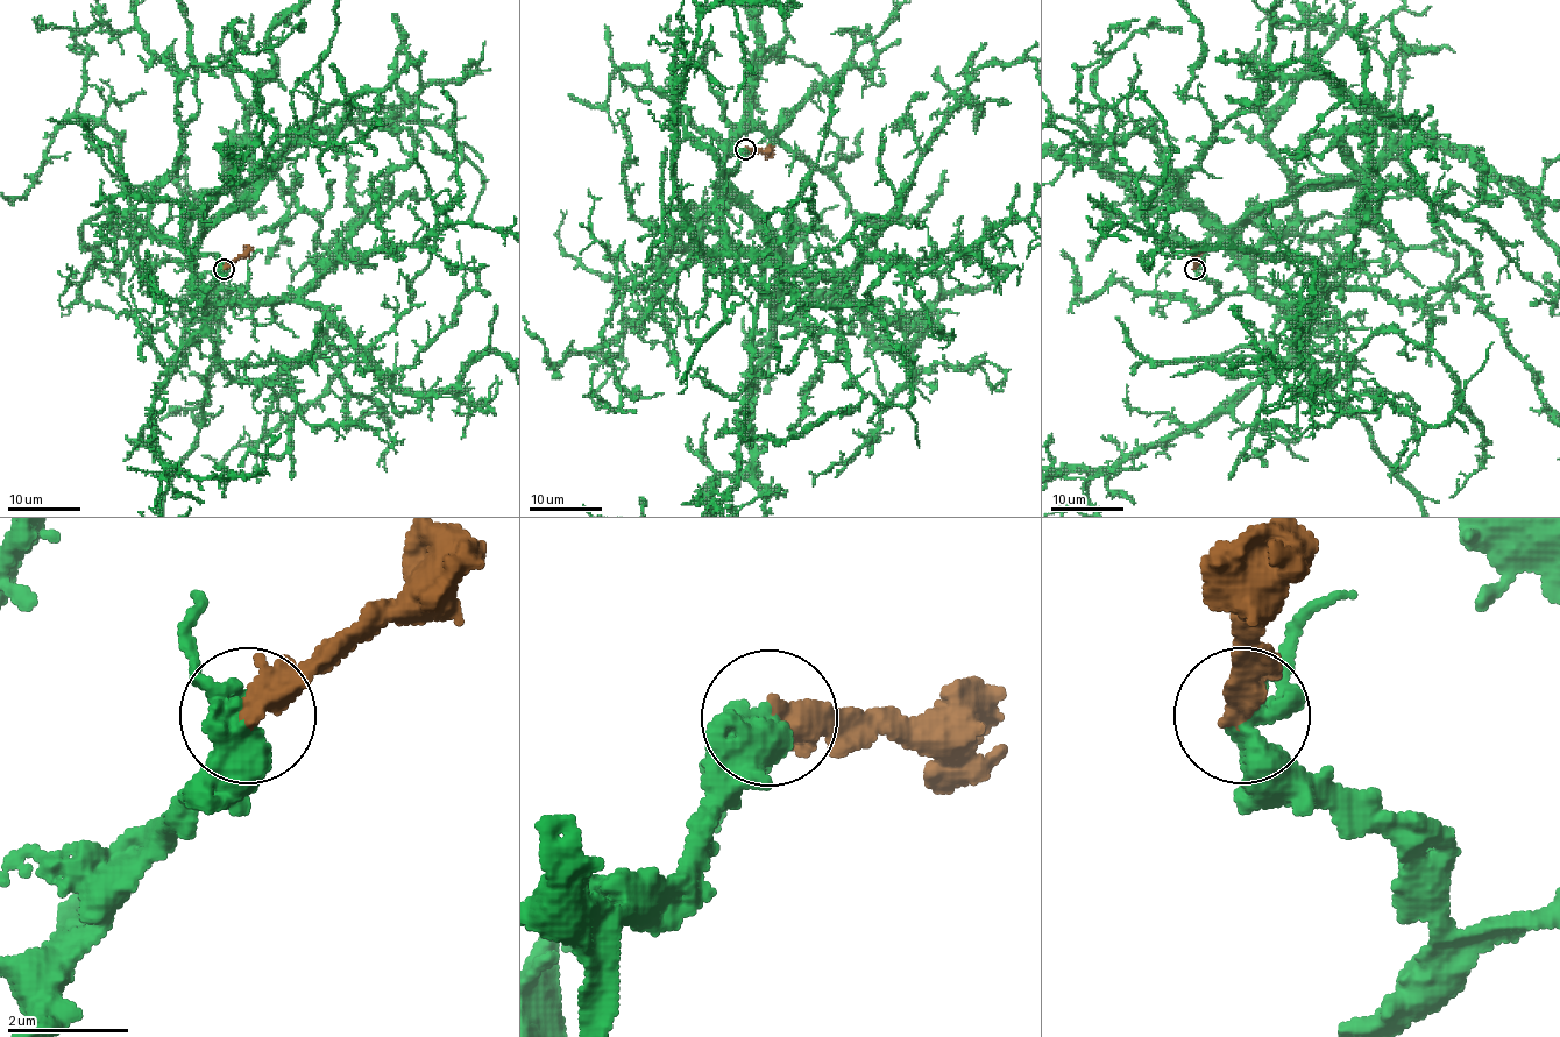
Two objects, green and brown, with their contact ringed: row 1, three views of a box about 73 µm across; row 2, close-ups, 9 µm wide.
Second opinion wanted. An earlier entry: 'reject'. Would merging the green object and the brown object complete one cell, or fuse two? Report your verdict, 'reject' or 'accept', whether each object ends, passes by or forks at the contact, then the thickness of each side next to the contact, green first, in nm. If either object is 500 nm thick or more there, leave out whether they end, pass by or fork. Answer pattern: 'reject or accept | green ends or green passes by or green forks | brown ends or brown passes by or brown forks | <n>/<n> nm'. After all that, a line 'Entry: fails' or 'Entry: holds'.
accept | 440/500 nm
Entry: fails

